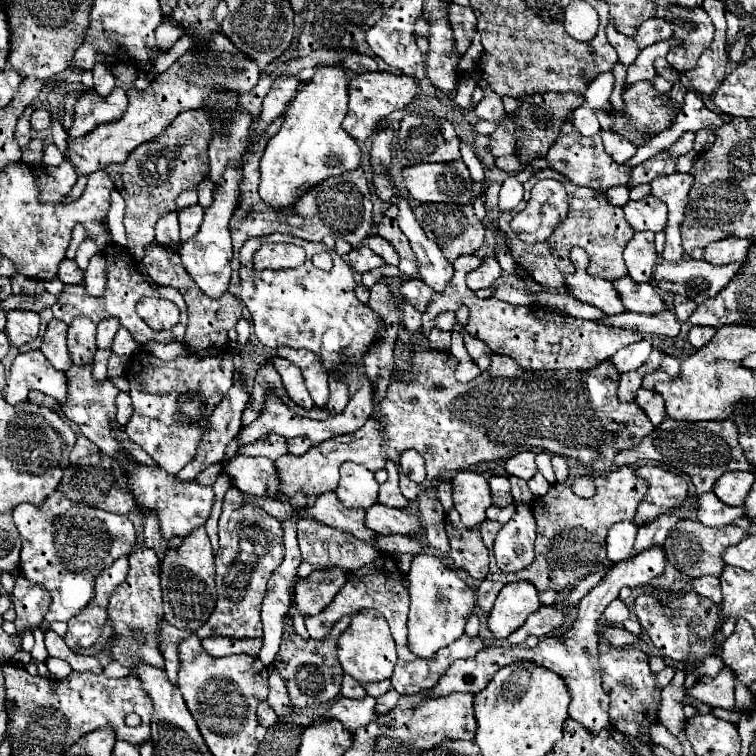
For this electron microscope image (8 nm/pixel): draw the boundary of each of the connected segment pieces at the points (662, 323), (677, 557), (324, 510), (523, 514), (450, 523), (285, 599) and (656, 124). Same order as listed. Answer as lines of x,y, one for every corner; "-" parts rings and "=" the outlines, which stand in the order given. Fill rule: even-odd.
664,310
660,314
636,314
636,312
622,312
616,316
608,316
598,320
598,324
604,326
618,326
642,334
658,334
658,336
670,336
676,338
680,334
680,322
670,312
=
680,520
676,526
674,526
674,532
670,532
670,536
666,538
666,544
664,544
664,552
666,552
666,558
680,570
684,572
686,576
690,578
696,578
696,576
720,576
722,570
724,570
724,562
722,562
722,552
732,546
732,544
738,544
744,540
744,530
730,524
726,528
708,528
704,524
700,524
698,520
=
334,492
320,494
318,500
314,502
314,506
308,506
302,510
302,516
310,516
310,518
320,520
326,526
346,530
346,532
354,534
356,538
374,546
372,538
376,534
364,526
364,510
350,510
350,508
342,506
342,502
336,498
=
518,502
516,514
494,540
494,556
502,572
520,572
534,560
536,522
528,504
=
456,510
446,514
446,534
450,540
450,558
462,570
466,570
472,578
484,580
488,574
488,548
482,542
480,530
468,530
=
282,520
282,530
284,530
284,560
282,564
274,570
272,578
268,580
266,586
266,596
262,600
262,626
264,626
264,646
258,654
258,658
262,660
264,666
270,666
274,662
274,656
278,652
278,646
282,642
282,634
284,634
284,616
290,610
290,592
292,592
292,584
298,580
298,566
302,562
300,556
300,548
296,542
296,520
=
642,80
642,82
636,82
636,84
628,86
624,90
624,94
622,94
622,100
624,100
624,108
622,110
608,108
608,112
614,116
614,124
612,124
610,130
616,132
618,136
626,138
628,142
632,142
636,148
646,144
646,140
650,140
650,136
670,128
670,124
676,120
676,112
668,110
670,96
656,92
650,80

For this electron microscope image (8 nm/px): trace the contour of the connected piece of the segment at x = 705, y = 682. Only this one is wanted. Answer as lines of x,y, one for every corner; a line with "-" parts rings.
724,666
714,678
702,676
696,680
696,684
688,690
684,690
686,696
696,698
700,702
706,702
714,708
734,708
734,674
728,666

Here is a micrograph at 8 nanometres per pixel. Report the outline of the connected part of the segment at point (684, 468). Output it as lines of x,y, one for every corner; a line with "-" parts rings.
664,420
650,436
642,440
640,446
634,446
630,450
622,450
616,454
616,466
636,466
638,460
654,460
660,464
670,464
678,472
684,472
694,488
694,494
712,492
716,480
722,476
722,472
730,470
746,470
754,472
754,468
744,458
742,448
738,446
738,432
736,424
732,420
716,420
716,422
676,422
676,420

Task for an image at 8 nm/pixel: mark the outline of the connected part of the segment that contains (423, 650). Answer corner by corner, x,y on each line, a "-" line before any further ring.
418,554
412,560
408,572
410,580
410,614
408,614
408,648
420,658
434,658
436,652
464,634
466,618
476,610
474,590
468,590
466,582
456,572
446,568
438,558
430,554

